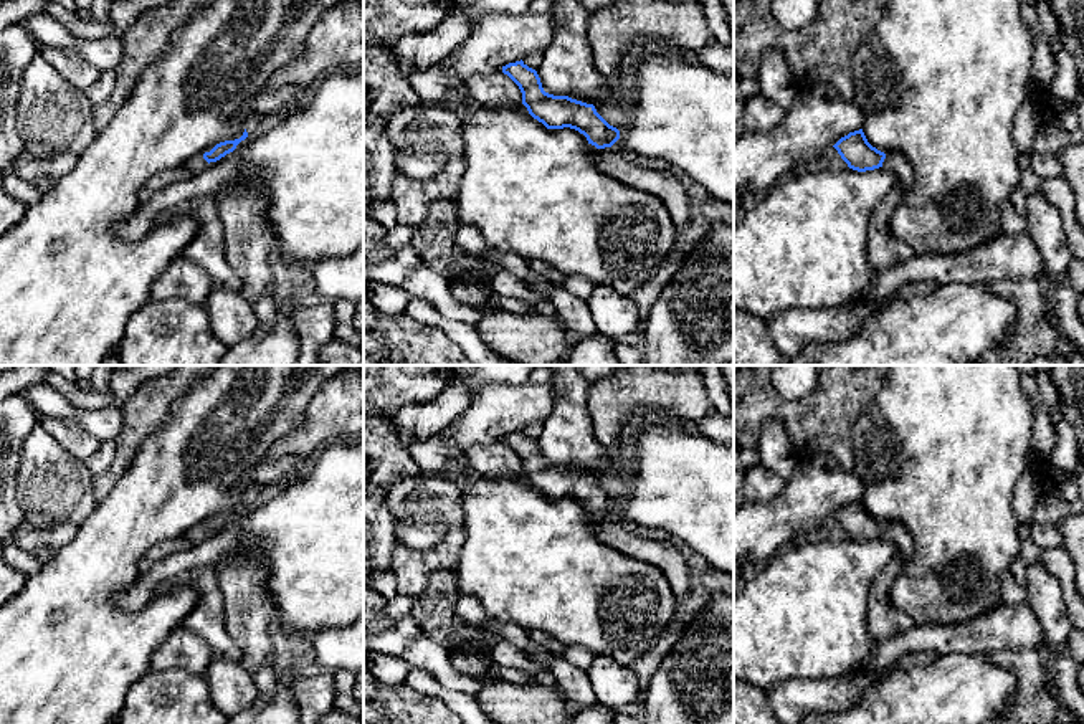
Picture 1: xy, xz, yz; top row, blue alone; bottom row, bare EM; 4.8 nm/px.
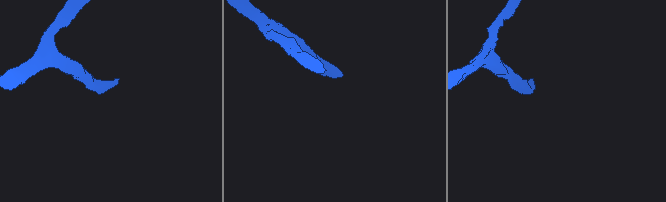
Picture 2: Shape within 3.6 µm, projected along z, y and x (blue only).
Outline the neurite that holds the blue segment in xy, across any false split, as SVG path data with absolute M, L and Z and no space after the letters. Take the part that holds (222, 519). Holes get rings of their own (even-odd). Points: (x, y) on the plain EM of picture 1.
M251 483L246 493L246 499L240 509L235 511L225 511L216 514L210 522L205 522L198 527L193 527L192 531L187 532L187 537L193 542L198 544L202 542L210 532L216 532L226 524L233 522L236 516L248 507L248 504L259 496L264 491L266 484L263 483Z

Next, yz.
M863 499L841 507L833 517L838 521L849 539L866 542L882 537L894 544L896 552L906 564L910 559L912 539L907 529L897 521L884 524L872 517L868 512Z

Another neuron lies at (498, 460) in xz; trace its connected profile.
M502 441L491 446L473 446L461 455L479 478L511 478L522 474L519 456Z

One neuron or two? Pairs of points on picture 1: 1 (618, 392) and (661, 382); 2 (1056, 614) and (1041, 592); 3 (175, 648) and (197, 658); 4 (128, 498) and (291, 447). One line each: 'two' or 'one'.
1: one
2: one
3: one
4: two

